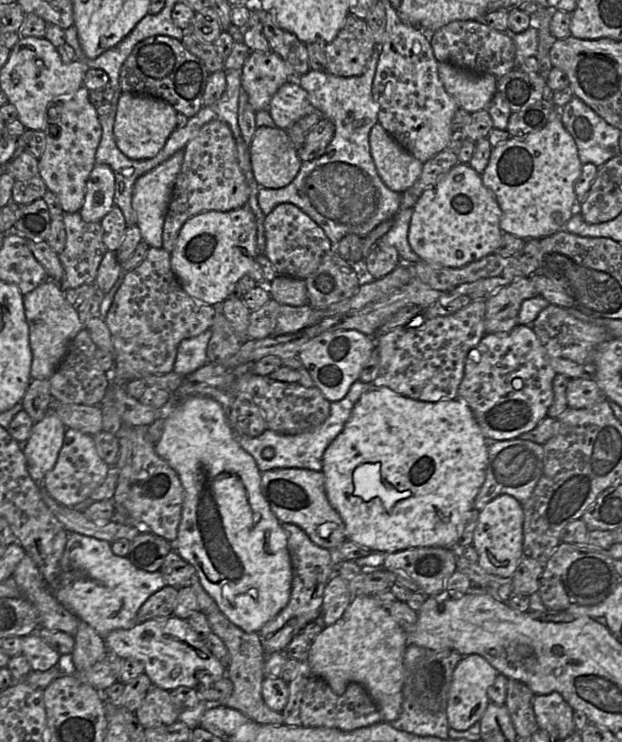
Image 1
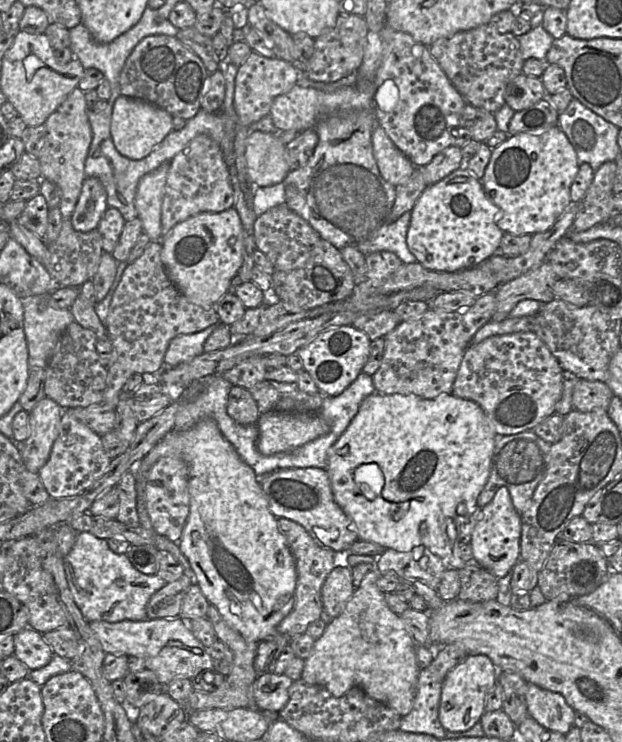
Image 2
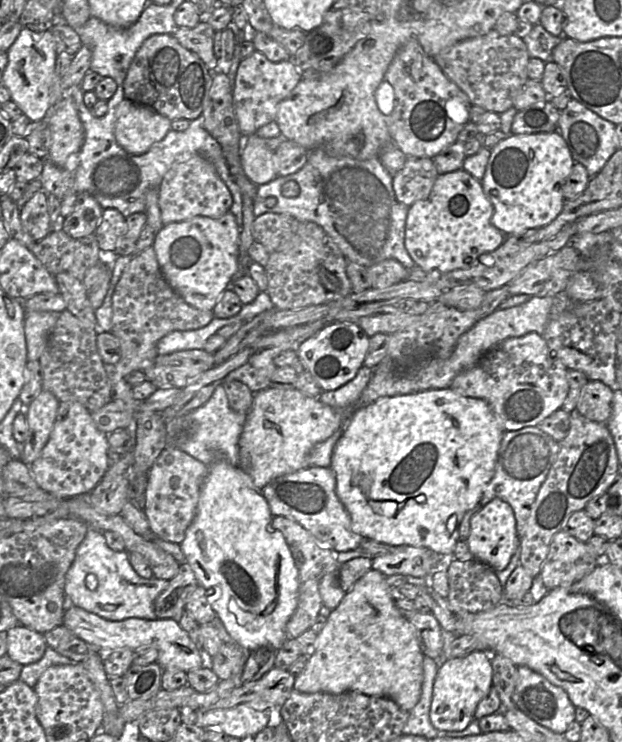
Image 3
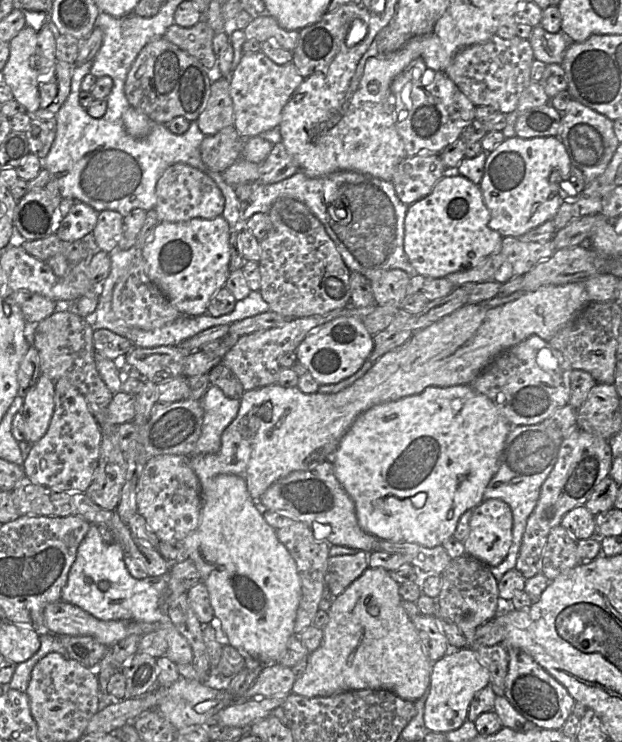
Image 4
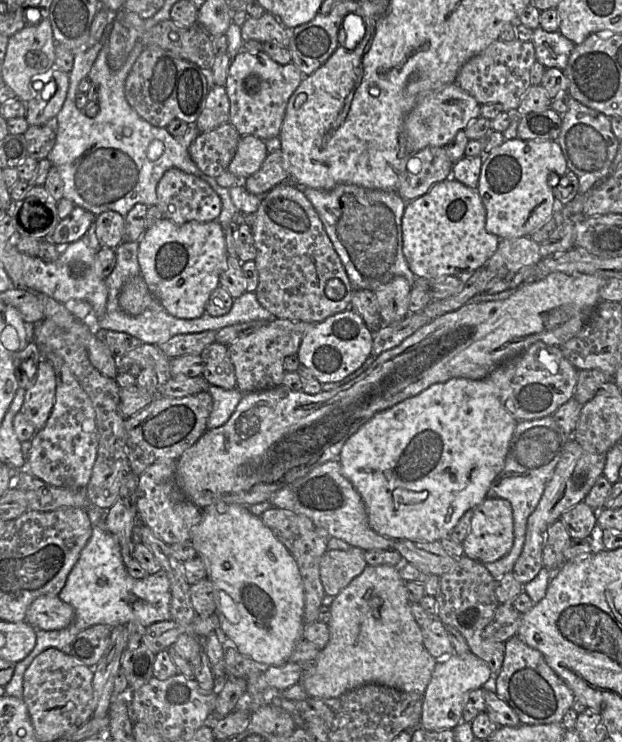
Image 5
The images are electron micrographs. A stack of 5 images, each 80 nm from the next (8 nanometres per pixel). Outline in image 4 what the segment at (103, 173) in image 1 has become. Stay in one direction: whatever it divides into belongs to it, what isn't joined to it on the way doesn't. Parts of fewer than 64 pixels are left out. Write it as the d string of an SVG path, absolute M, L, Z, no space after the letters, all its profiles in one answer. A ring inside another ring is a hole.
M76 201L69 213L59 222L55 234L63 241L79 240L92 233L98 214L90 205Z

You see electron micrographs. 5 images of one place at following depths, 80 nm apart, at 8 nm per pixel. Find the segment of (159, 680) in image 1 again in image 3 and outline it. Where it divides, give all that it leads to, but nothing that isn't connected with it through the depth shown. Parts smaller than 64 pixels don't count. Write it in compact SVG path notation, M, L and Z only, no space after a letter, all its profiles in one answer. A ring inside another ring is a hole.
M67 605L64 610L63 626L75 636L94 646L99 652L107 653L116 649L137 648L150 645L158 650L157 663L162 670L178 668L183 672L203 667L200 651L174 619L146 620L127 618L121 621L106 620L75 605Z

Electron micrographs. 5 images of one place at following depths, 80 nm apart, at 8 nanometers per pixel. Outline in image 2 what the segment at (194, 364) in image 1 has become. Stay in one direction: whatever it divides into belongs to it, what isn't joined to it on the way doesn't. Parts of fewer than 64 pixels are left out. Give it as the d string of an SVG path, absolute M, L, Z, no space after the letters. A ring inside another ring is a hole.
M213 324L203 331L174 337L164 357L165 367L176 367L204 353L204 344L217 326Z

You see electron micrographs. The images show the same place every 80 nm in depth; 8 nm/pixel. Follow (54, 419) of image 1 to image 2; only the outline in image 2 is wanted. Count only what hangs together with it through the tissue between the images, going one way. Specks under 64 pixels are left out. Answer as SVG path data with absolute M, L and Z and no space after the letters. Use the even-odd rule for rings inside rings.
M45 397L29 413L29 436L21 457L26 469L38 474L47 462L53 443L60 431L62 408Z

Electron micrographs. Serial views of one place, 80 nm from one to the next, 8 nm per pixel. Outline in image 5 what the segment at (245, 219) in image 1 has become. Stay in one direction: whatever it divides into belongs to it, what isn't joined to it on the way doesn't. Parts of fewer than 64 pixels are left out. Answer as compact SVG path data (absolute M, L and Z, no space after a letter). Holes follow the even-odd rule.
M160 219L145 230L138 243L141 275L165 310L182 319L198 318L206 313L205 305L211 293L220 285L220 274L226 268L229 256L225 233L218 219L183 224Z

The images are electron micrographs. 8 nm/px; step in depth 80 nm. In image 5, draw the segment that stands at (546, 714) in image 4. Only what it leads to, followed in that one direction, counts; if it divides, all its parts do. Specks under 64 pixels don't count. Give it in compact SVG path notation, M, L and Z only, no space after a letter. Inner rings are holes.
M517 634L505 642L501 671L490 686L513 709L521 724L560 723L575 698L566 683L547 664L544 656L528 646Z

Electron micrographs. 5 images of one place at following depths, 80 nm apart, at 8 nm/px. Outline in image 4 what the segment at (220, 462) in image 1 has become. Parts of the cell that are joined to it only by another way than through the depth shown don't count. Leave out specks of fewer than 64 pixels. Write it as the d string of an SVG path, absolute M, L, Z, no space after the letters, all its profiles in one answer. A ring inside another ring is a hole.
M220 474L209 481L209 486L202 489L200 523L183 543L209 591L214 615L220 619L230 645L263 664L278 664L288 641L296 636L294 625L301 600L301 581L294 558L279 541L273 527L265 521L242 477Z

